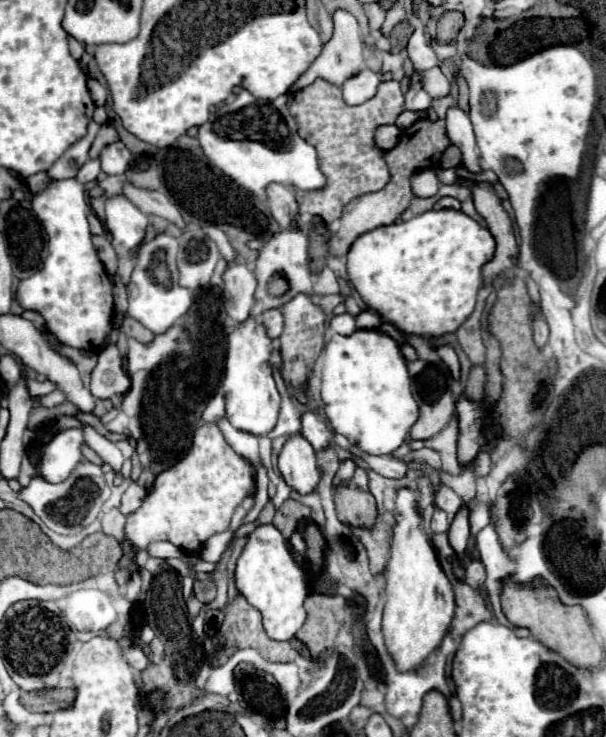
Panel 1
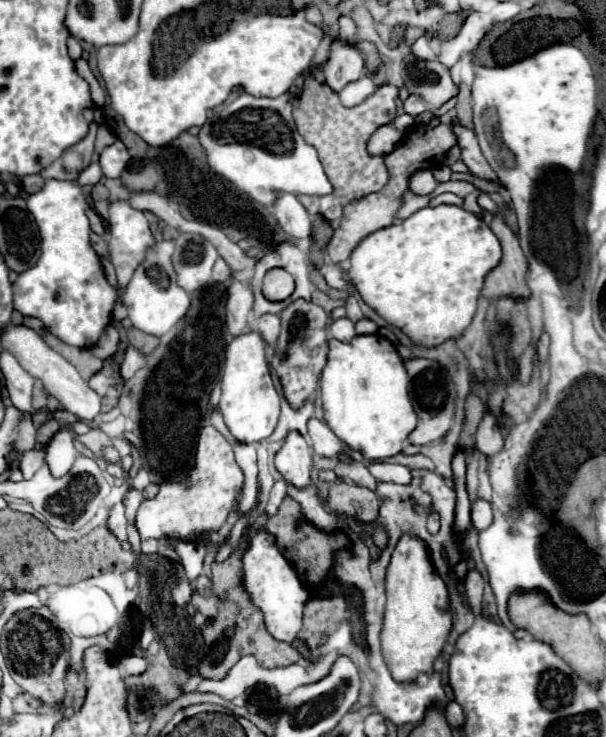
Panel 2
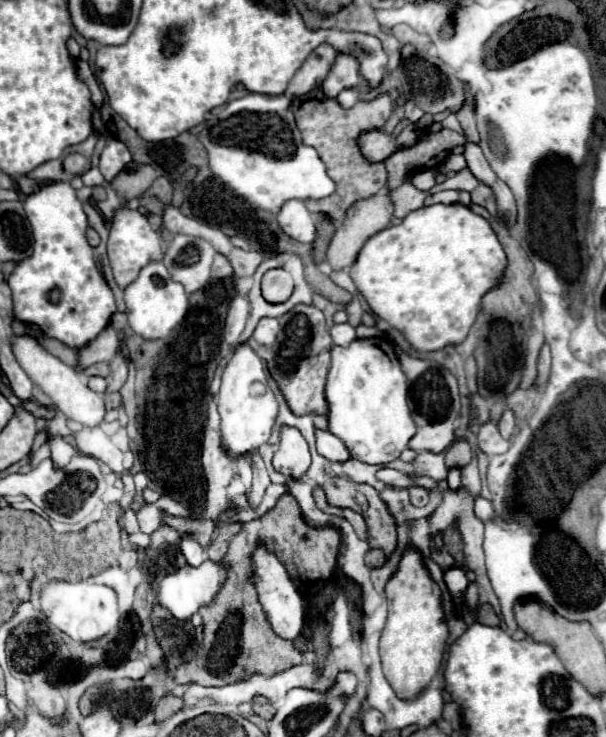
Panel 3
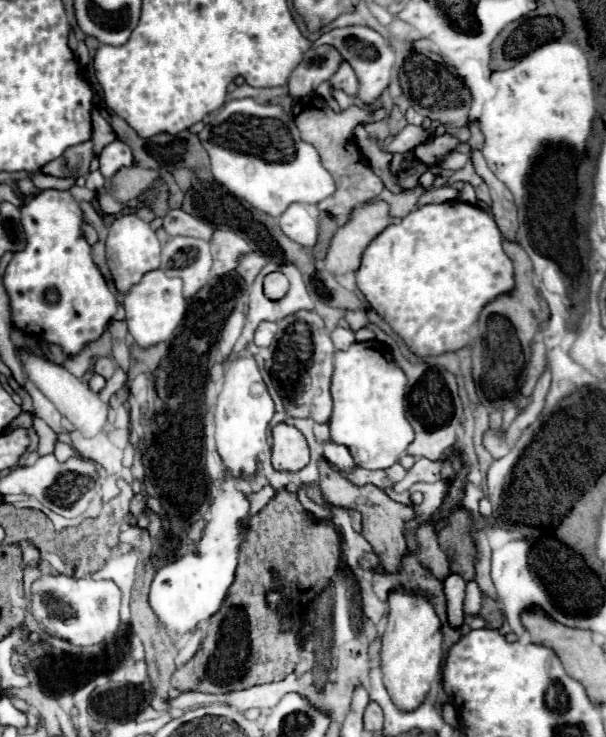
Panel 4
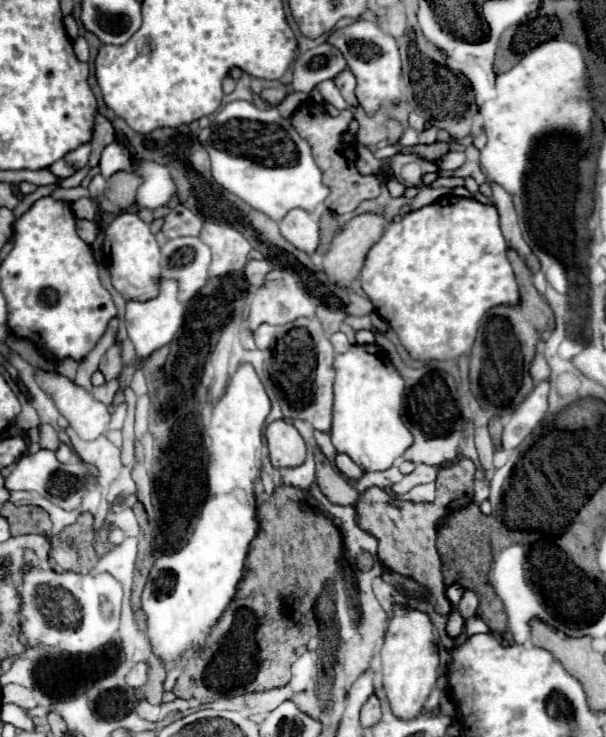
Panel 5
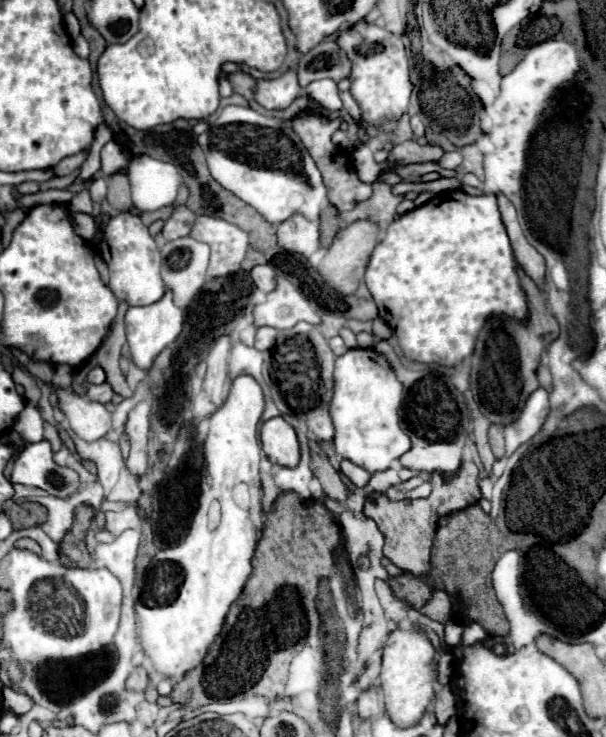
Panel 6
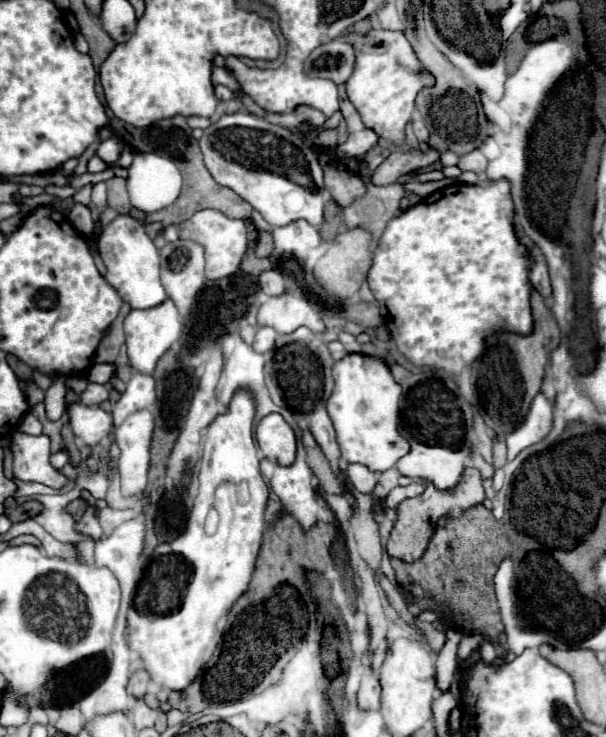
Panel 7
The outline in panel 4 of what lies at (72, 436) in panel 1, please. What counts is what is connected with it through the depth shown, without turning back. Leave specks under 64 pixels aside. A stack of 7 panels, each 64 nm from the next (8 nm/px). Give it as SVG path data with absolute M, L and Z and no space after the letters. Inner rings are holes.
M56 442L56 448L54 448L54 456L56 456L56 460L60 460L60 462L66 462L70 456L74 456L76 454L76 450L72 448L72 446L68 446L68 444L64 444L64 442Z

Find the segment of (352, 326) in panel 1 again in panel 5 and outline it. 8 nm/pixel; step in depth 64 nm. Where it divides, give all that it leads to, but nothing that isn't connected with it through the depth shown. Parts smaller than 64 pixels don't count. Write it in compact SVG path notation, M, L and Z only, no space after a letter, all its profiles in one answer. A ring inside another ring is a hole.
M336 332L336 334L332 334L332 336L330 336L330 342L332 342L332 346L336 348L338 354L340 354L340 352L346 352L346 350L350 348L350 342L348 342L348 338L346 338L344 332Z

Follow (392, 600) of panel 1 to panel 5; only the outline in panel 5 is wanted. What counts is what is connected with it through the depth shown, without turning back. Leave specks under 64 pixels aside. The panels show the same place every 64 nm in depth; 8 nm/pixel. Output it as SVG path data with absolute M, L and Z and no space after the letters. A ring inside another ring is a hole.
M396 604L392 608L386 640L382 646L382 676L384 690L392 712L400 718L412 718L422 712L422 706L440 676L440 654L434 624L426 612Z

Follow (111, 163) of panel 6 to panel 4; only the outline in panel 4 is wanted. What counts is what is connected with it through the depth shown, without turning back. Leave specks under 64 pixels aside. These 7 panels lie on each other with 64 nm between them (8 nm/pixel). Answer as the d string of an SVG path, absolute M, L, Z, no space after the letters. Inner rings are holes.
M114 140L108 146L104 146L98 158L100 158L100 172L104 178L112 178L124 166L132 166L132 152L120 140Z

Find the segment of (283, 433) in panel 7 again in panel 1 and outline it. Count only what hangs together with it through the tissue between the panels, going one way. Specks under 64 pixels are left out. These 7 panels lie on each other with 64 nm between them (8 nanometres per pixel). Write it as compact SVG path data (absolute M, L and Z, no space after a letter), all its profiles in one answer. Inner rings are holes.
M292 436L280 456L278 456L280 472L290 488L294 488L300 494L310 494L320 484L320 468L316 460L316 452L310 446L310 442L304 436Z

